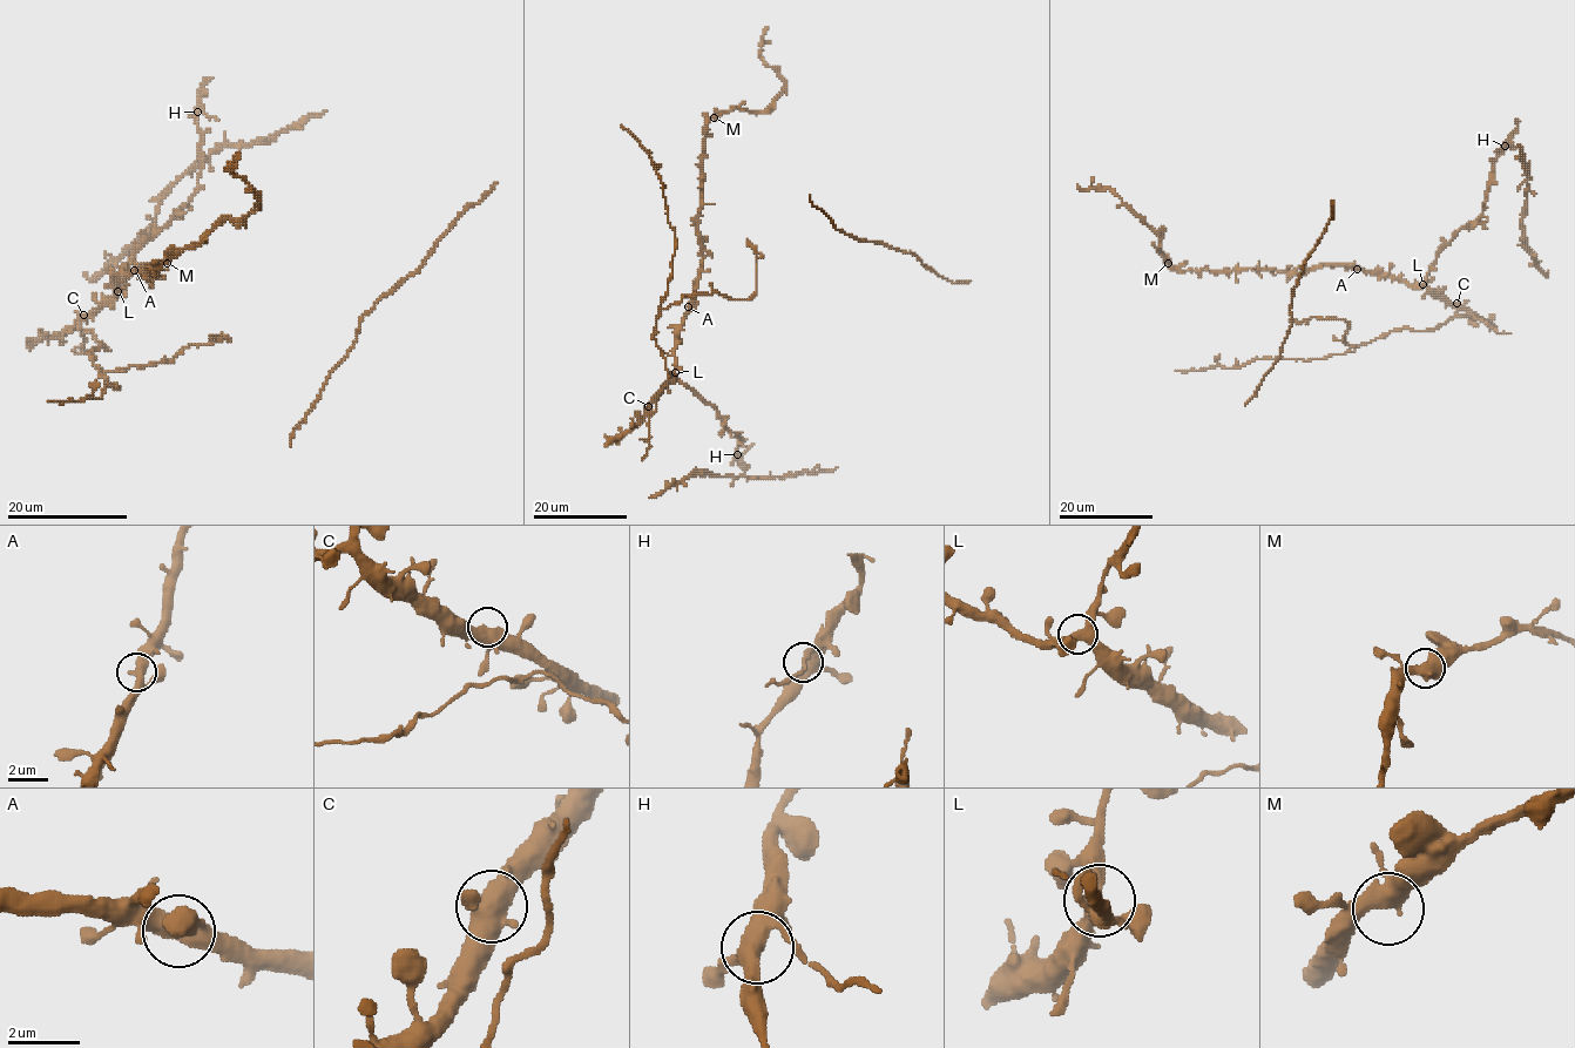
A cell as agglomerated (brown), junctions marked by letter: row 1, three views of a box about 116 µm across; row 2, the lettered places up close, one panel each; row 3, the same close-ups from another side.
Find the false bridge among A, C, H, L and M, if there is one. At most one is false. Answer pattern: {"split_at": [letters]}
{"split_at": []}

